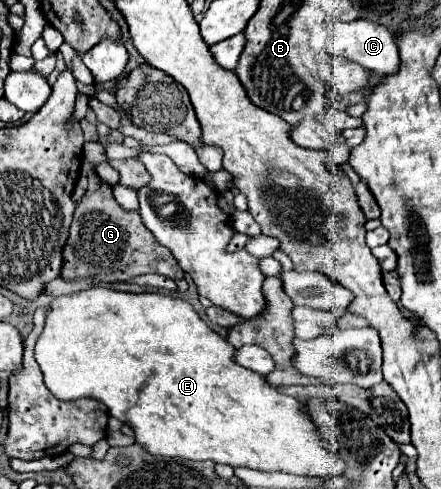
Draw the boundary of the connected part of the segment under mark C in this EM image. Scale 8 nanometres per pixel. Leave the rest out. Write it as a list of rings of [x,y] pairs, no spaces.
[[[355,20],[355,22],[333,22],[327,30],[327,48],[333,56],[343,56],[351,62],[361,64],[363,68],[377,72],[381,76],[389,76],[399,70],[399,48],[395,42],[395,34],[371,20]]]

